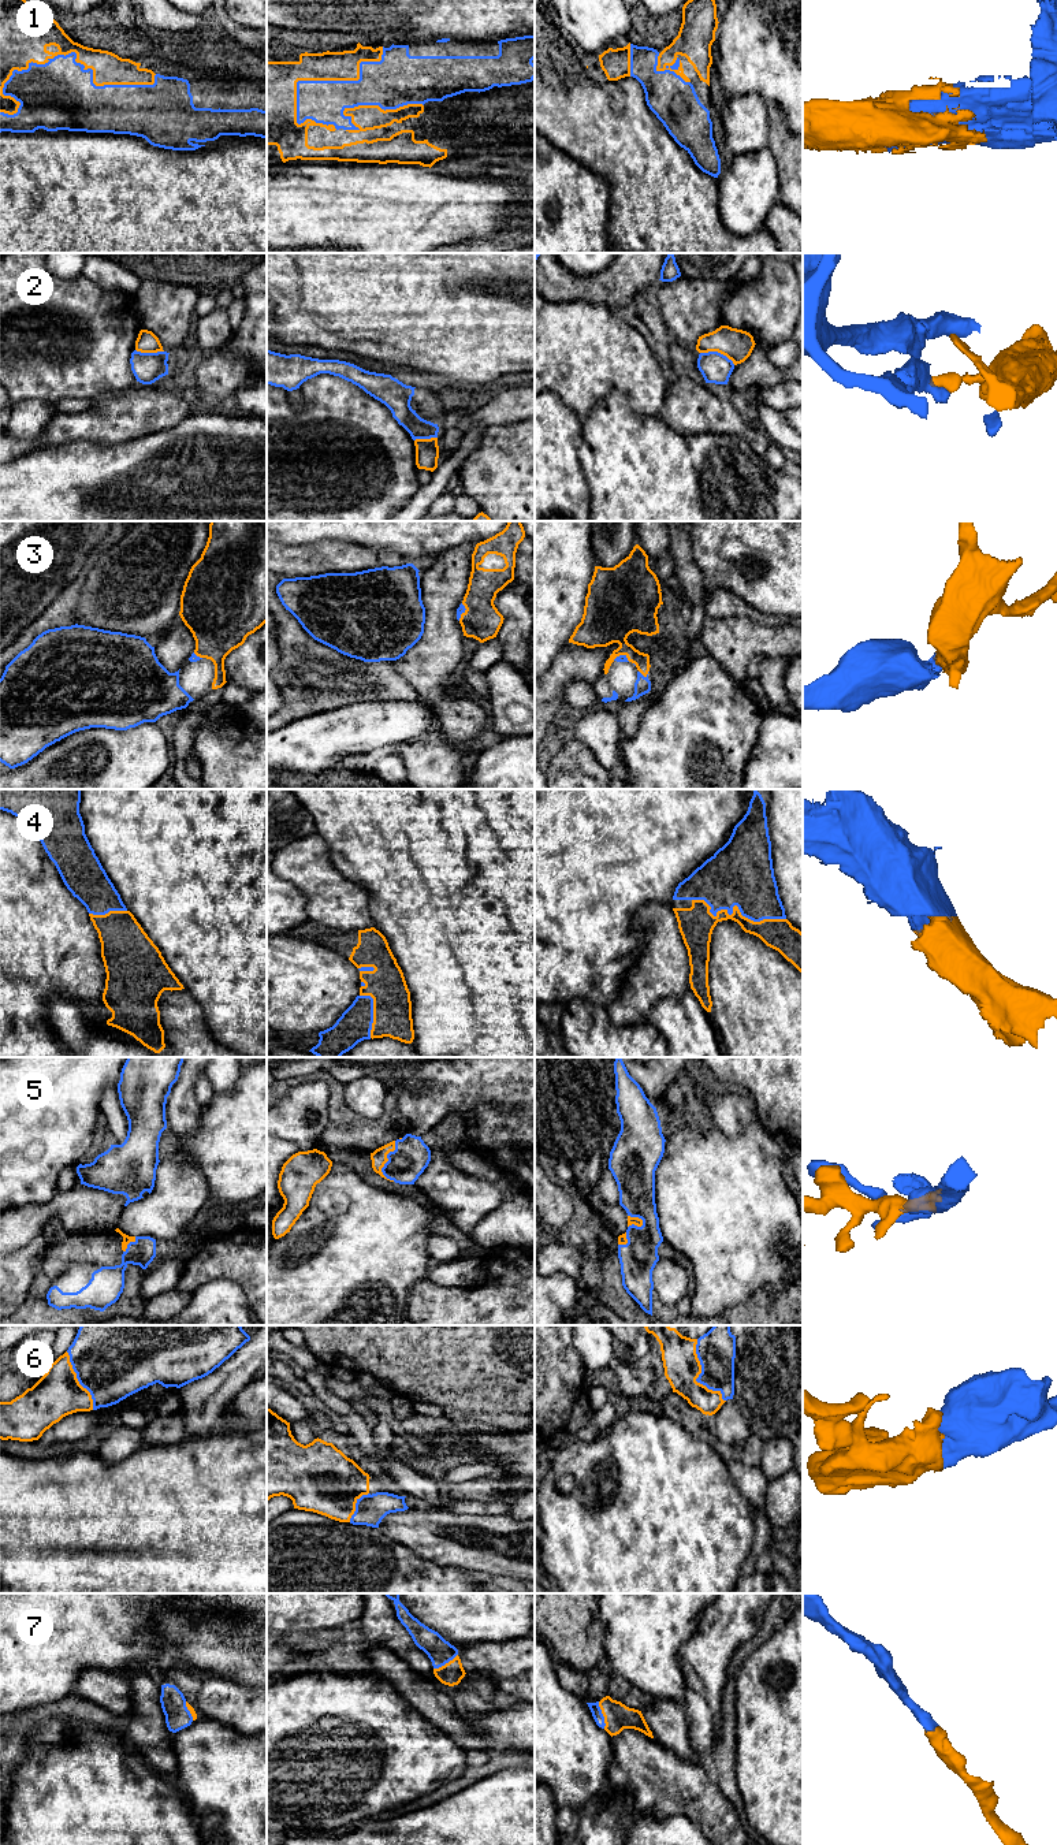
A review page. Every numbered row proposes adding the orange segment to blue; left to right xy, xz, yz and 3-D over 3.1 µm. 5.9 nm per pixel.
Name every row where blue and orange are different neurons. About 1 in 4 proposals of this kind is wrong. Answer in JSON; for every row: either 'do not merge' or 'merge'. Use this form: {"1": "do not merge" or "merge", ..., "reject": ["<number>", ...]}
{"1": "merge", "2": "do not merge", "3": "merge", "4": "merge", "5": "merge", "6": "merge", "7": "merge", "reject": ["2"]}

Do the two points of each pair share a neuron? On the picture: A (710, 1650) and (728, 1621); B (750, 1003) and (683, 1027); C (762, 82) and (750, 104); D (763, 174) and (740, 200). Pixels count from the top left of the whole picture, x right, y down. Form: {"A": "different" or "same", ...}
{"A": "same", "B": "different", "C": "different", "D": "same"}

